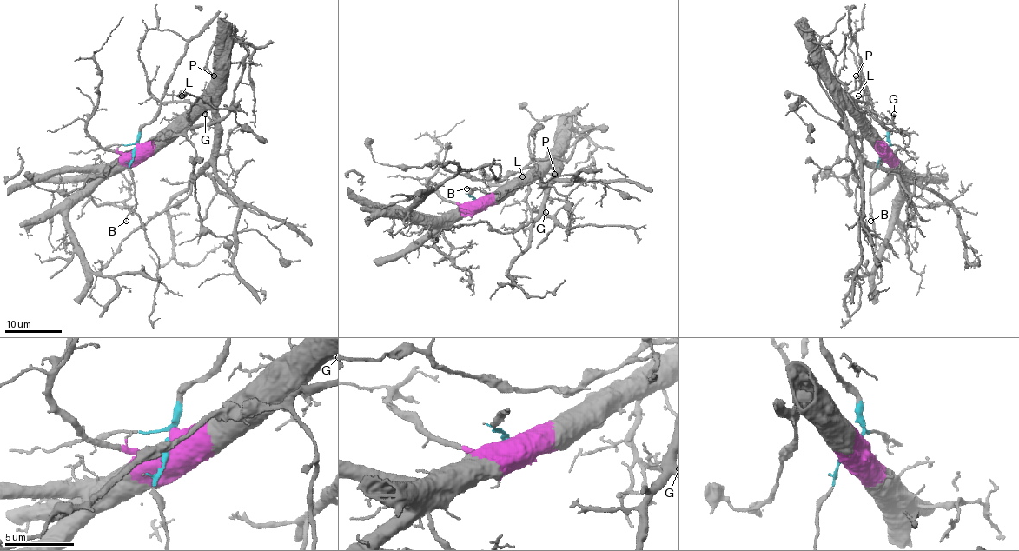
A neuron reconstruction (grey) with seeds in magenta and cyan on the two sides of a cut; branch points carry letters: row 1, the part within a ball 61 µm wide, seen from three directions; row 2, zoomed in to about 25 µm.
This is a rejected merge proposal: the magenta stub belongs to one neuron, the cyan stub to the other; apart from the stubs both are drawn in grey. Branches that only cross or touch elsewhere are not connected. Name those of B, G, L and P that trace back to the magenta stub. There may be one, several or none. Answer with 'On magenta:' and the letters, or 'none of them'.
On magenta: G, P

